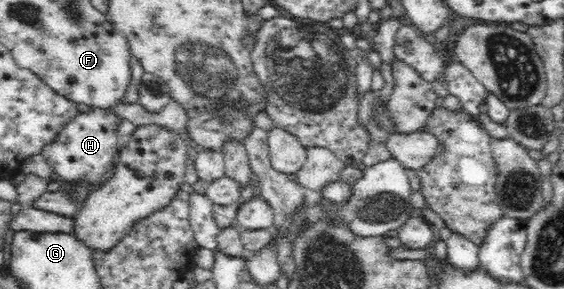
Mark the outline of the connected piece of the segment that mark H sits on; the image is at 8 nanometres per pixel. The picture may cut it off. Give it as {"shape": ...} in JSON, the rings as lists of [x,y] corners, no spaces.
{"shape":[[[91,107],[87,111],[78,112],[64,125],[59,136],[44,146],[41,154],[63,181],[99,186],[103,183],[102,178],[113,164],[117,156],[117,148],[123,141],[122,135],[117,131],[119,123],[120,118],[112,107]]]}

